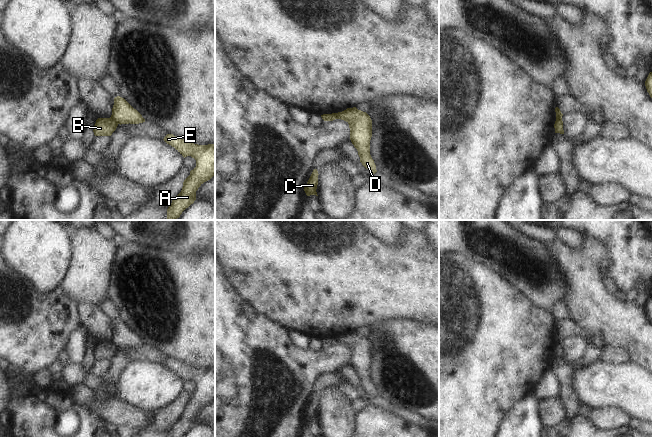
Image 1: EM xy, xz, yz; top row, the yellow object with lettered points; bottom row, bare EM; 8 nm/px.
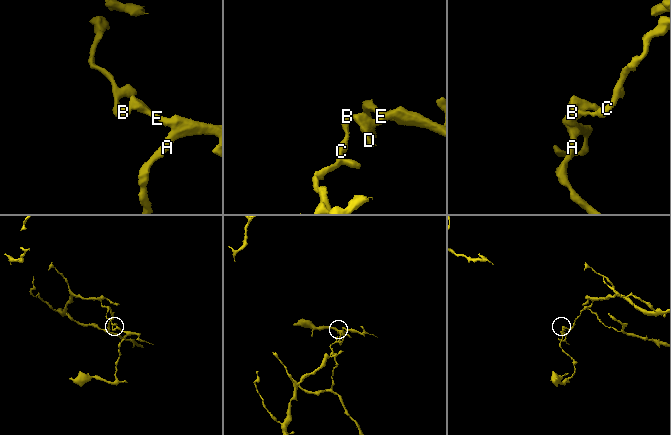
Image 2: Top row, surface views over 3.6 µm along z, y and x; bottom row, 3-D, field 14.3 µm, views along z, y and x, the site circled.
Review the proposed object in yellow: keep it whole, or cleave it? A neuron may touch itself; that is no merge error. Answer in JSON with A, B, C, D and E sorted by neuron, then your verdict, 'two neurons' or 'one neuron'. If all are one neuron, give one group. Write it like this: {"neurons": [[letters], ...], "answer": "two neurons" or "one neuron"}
{"neurons": [["A", "D", "E"], ["B", "C"]], "answer": "two neurons"}

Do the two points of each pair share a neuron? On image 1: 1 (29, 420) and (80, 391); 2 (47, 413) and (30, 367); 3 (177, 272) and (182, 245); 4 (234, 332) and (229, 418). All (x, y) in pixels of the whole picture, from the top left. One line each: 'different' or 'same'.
1: different
2: different
3: different
4: same

